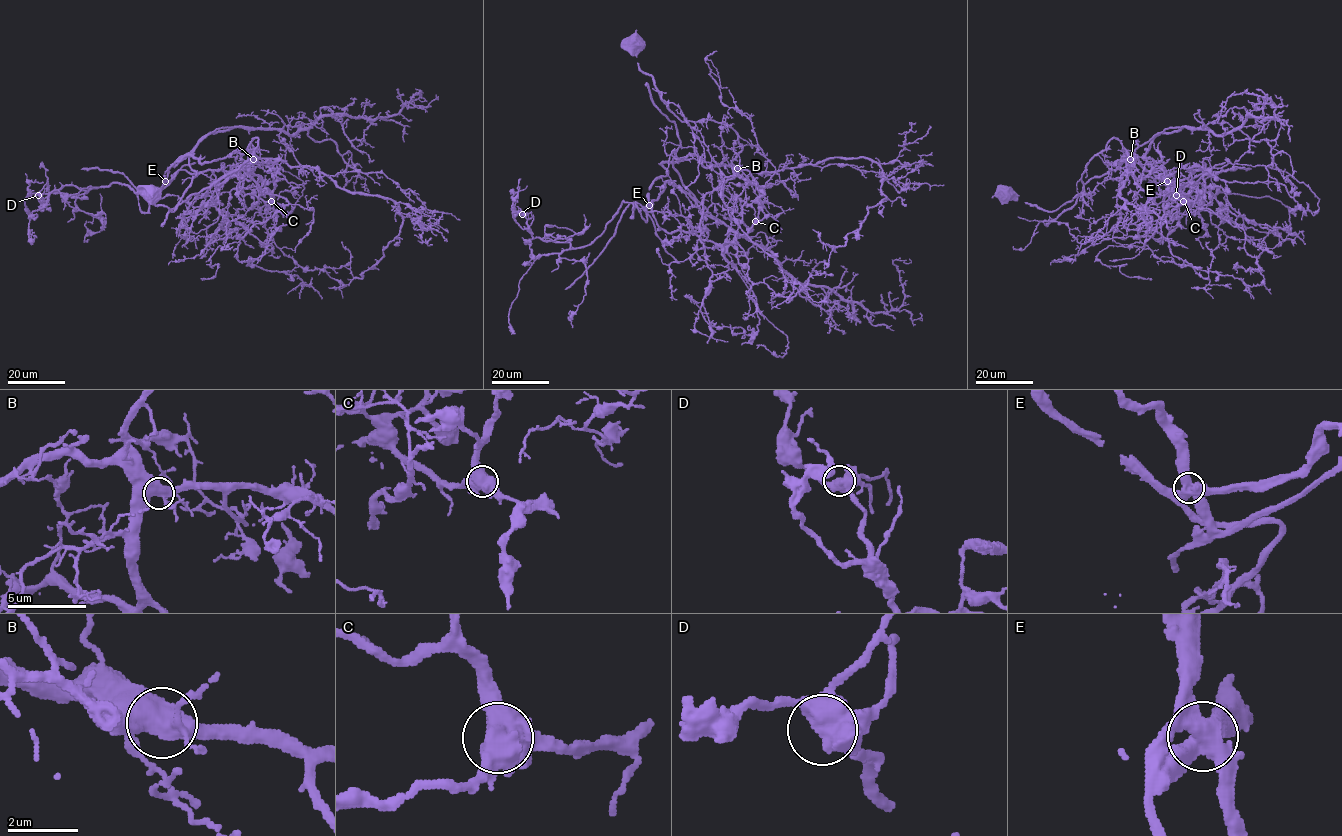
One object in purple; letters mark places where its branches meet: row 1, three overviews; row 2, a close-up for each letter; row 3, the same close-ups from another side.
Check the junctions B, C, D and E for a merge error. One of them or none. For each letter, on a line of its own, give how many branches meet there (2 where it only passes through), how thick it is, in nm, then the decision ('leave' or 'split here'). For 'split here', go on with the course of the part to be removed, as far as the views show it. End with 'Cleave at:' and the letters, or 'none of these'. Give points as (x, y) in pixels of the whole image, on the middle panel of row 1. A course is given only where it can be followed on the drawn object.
B: branches 4; calibre 500 nm; leave
C: branches 4; calibre 550 nm; leave
D: branches 4; calibre 550 nm; leave
E: branches 4; calibre 550 nm; split here; course (650, 205), (670, 182), (764, 246), (800, 282), (828, 286), (872, 312), (903, 303), (893, 261), (909, 259)
Cleave at: E

